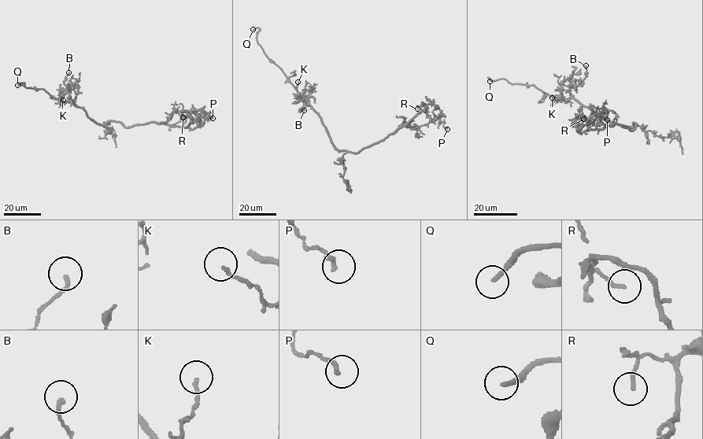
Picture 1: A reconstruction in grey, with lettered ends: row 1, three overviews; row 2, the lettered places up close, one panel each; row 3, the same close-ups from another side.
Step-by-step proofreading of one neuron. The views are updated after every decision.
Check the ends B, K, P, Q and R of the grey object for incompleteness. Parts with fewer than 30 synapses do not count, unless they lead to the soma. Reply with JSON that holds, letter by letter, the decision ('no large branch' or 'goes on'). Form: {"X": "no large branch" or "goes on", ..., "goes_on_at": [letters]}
{"B": "no large branch", "K": "no large branch", "P": "no large branch", "Q": "goes on", "R": "no large branch", "goes_on_at": ["Q"]}

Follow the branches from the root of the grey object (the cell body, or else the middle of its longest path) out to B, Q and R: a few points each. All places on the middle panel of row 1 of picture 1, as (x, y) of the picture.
B: (334, 144), (321, 118), (298, 94), (297, 97), (303, 100), (305, 105), (298, 110), (304, 110)
Q: (334, 144), (316, 112), (258, 43), (257, 35), (260, 29), (253, 29)
R: (334, 144), (339, 150), (357, 153), (382, 141), (405, 126), (420, 112), (420, 106), (417, 108)

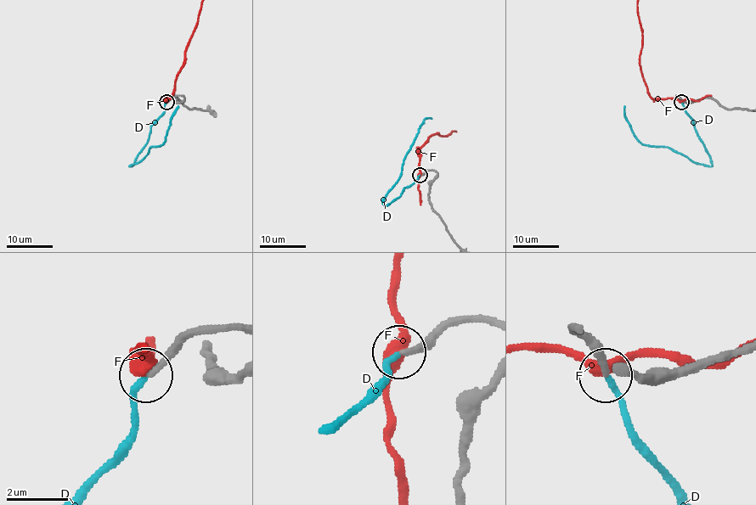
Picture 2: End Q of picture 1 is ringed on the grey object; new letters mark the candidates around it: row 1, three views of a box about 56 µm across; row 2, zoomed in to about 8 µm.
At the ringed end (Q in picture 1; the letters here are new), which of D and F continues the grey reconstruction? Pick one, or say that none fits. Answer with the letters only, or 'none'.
D

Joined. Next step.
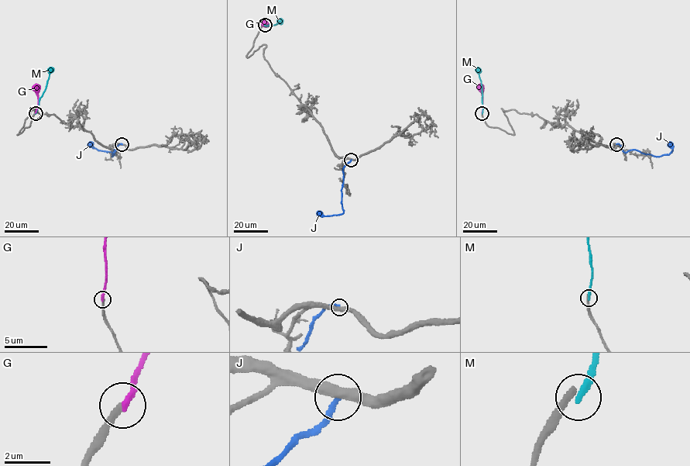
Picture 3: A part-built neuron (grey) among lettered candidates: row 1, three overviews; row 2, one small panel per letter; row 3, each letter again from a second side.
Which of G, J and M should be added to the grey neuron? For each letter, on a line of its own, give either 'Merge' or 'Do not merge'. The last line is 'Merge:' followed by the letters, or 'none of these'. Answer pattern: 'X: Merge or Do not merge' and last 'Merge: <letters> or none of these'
G: Merge
J: Do not merge
M: Do not merge
Merge: G

